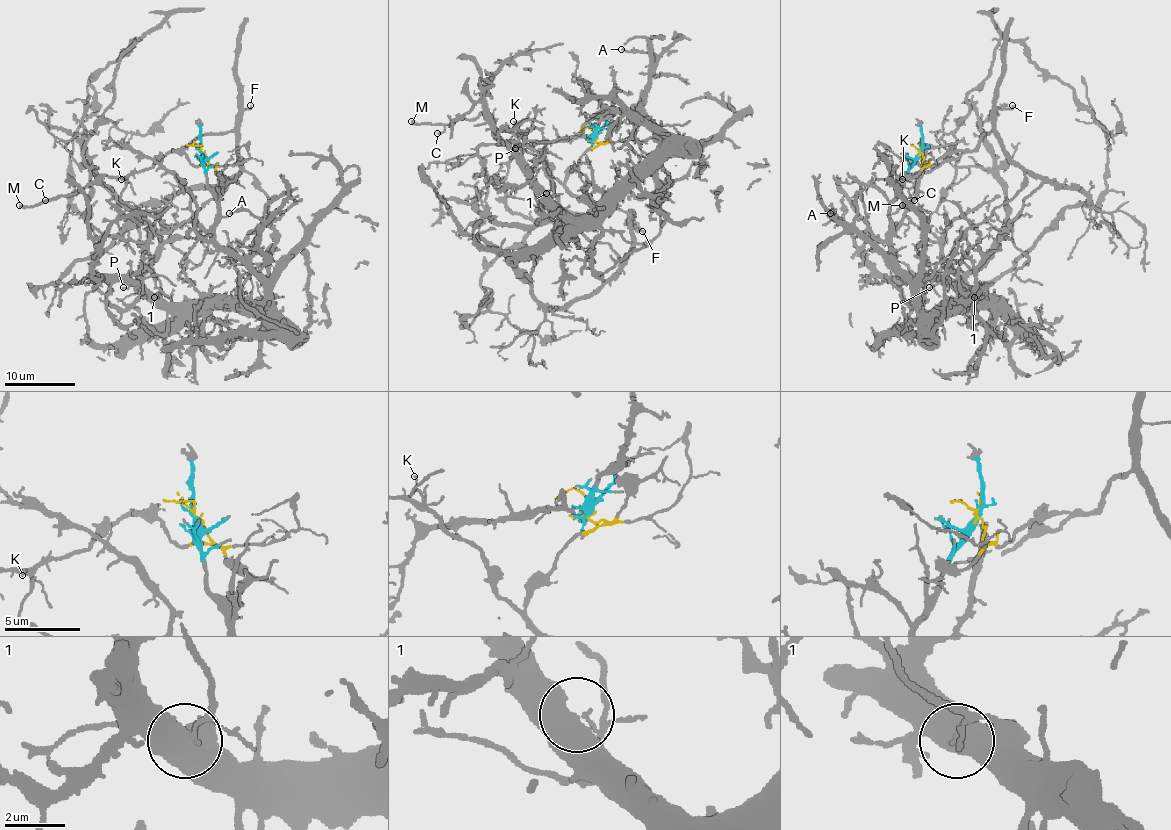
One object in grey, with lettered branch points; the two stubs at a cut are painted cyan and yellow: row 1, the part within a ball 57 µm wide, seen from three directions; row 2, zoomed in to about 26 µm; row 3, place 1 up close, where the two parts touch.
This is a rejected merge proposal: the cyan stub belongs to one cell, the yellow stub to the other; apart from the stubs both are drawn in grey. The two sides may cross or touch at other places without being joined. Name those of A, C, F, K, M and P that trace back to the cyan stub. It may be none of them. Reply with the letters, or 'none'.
A, P

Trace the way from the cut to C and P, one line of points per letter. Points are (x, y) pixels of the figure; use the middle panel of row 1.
C: (592, 138), (599, 142), (559, 182), (543, 156), (518, 137), (499, 131), (481, 114), (453, 119), (437, 133)
P: (592, 138), (610, 112), (606, 109), (631, 109), (660, 144), (578, 217), (569, 217), (557, 205), (515, 149)

